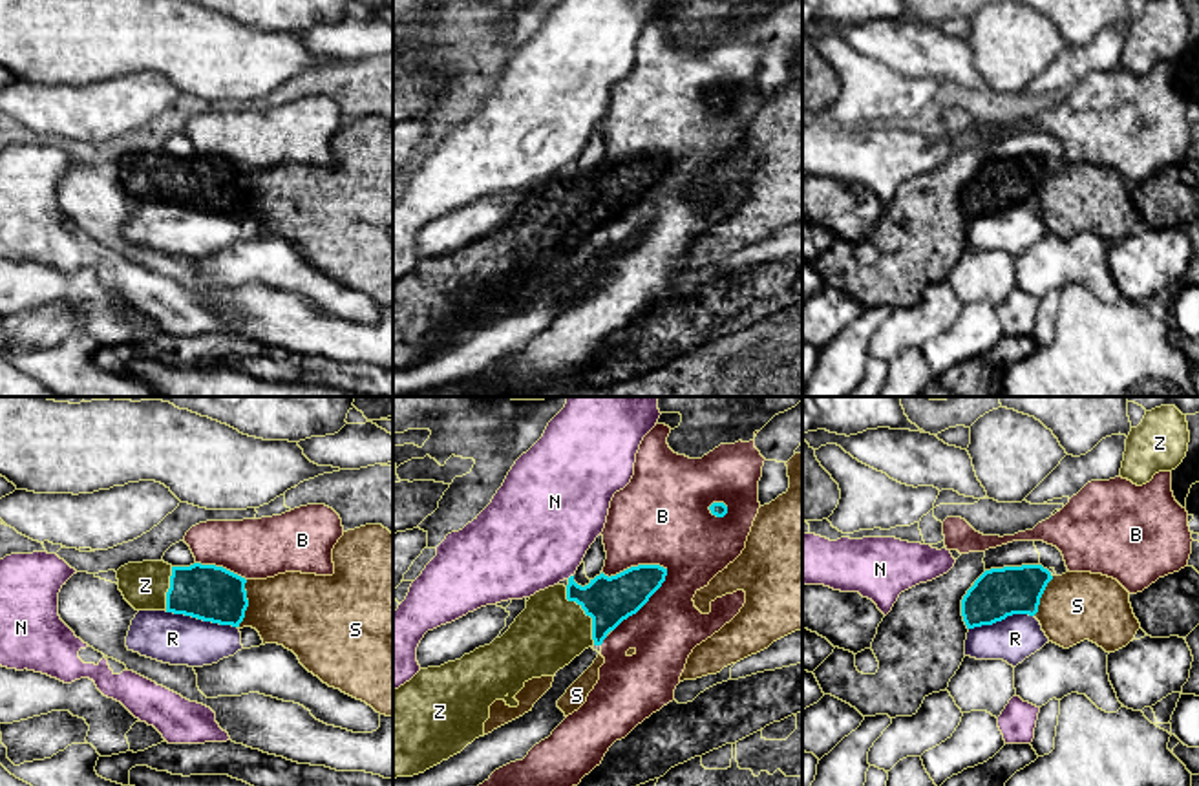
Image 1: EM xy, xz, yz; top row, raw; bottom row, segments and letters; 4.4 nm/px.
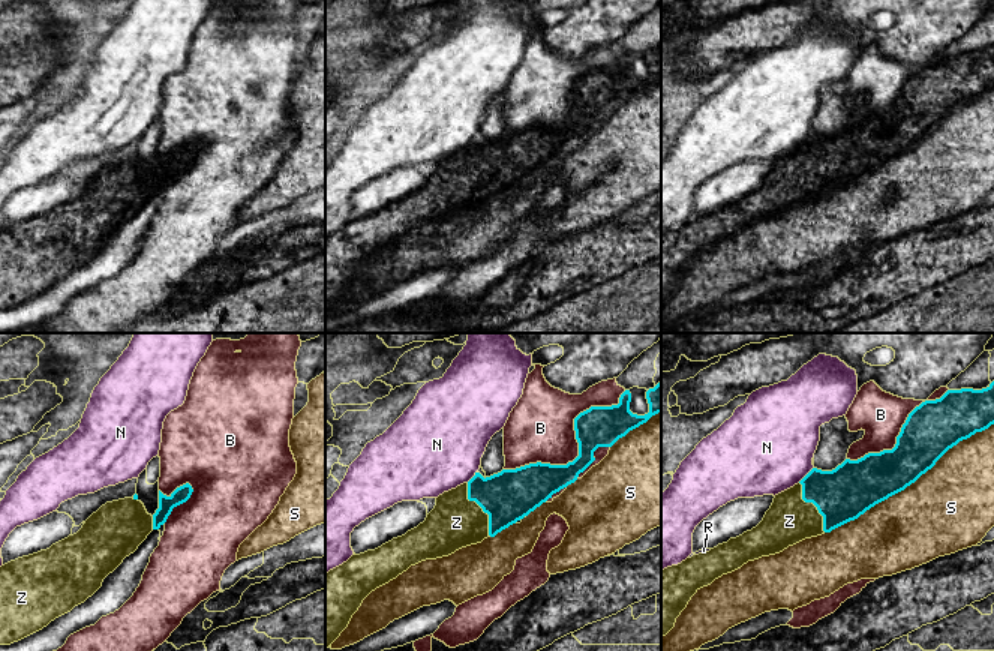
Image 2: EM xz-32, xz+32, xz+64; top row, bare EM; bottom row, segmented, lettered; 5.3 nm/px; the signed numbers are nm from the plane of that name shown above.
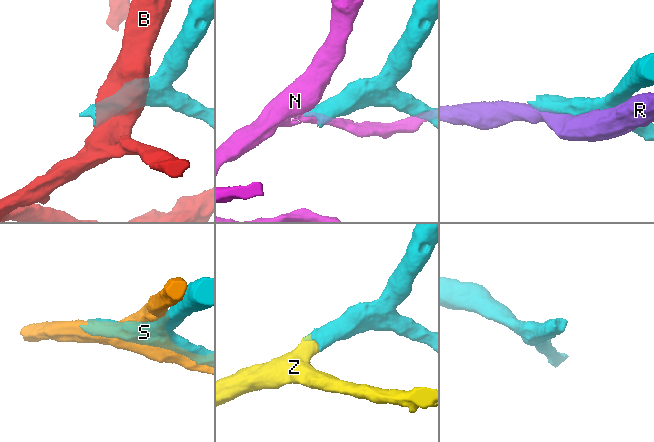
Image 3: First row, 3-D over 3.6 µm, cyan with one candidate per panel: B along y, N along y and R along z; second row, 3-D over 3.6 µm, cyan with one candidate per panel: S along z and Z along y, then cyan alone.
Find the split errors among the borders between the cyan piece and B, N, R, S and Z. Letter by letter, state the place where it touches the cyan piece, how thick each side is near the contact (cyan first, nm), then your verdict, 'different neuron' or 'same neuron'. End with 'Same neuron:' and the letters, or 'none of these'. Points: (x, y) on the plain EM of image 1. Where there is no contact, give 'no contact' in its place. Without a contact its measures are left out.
B: xz (646, 192) | 200/300 nm | different neuron
N: xz (571, 167) | 200/480 nm | different neuron
R: xy (201, 209) | 240/220 nm | different neuron
S: xy (247, 194) | 240/340 nm | different neuron
Z: xz (587, 205) | 200/300 nm | same neuron
Same neuron: Z

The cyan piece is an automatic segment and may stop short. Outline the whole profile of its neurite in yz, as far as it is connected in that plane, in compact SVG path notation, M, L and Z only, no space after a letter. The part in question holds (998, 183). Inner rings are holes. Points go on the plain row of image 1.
M1042 155L985 161L961 190L967 219L992 216L1013 205L1035 207L1051 170Z

